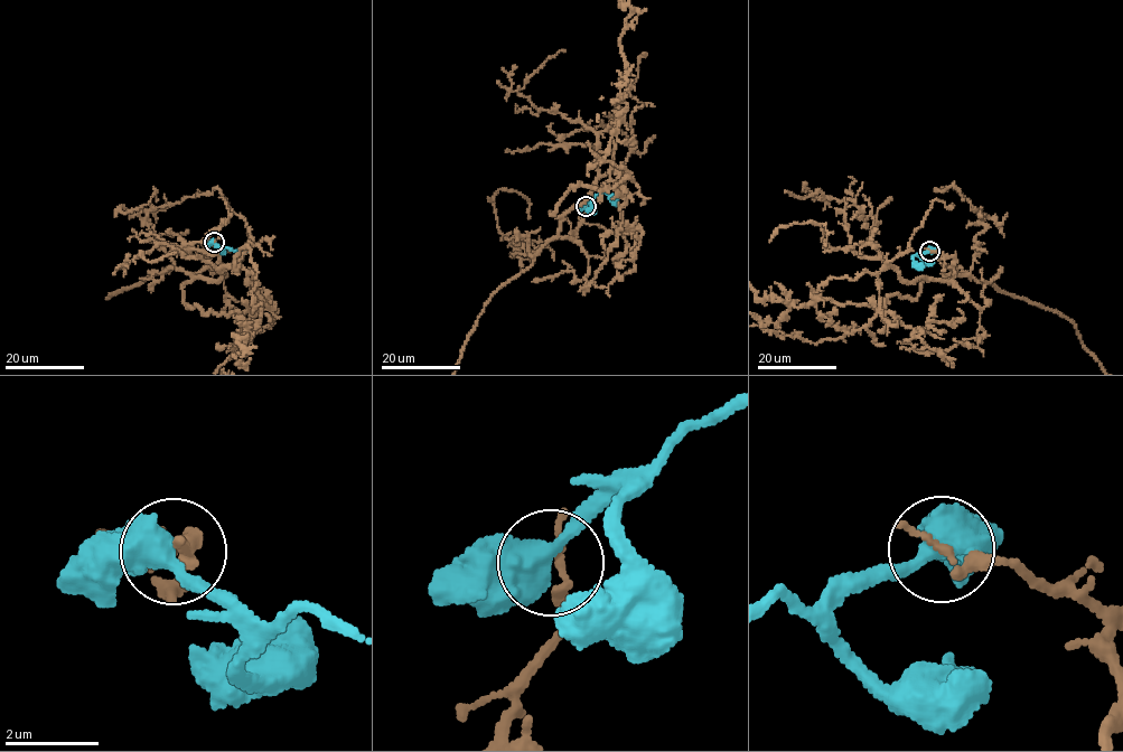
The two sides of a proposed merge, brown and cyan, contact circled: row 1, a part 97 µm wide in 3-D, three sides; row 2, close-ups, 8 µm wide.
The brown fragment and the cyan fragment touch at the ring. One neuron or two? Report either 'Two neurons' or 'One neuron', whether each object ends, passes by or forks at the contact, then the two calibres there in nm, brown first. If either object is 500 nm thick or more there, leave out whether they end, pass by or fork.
Two neurons. Thickness 240 nm (brown) against 500 nm

